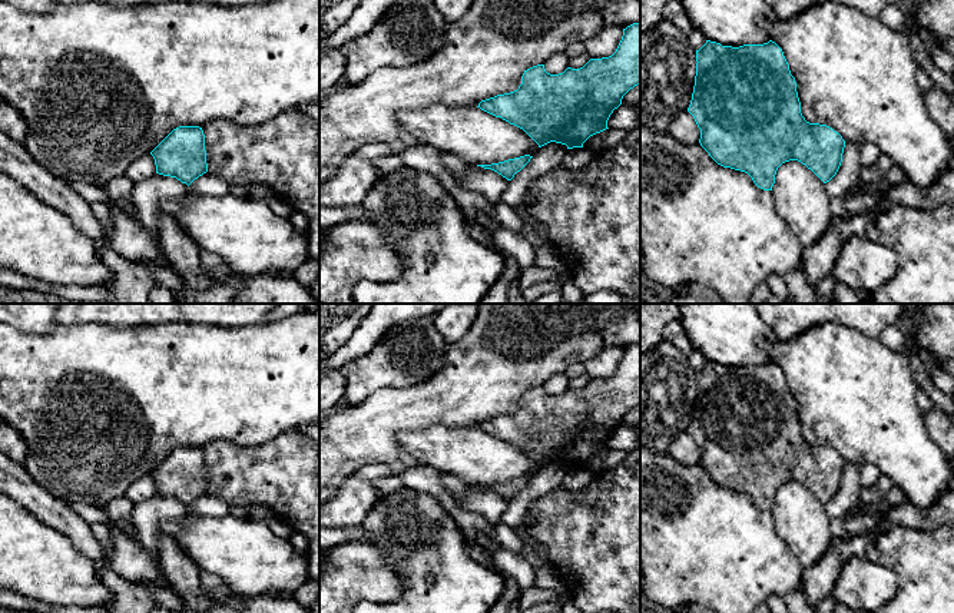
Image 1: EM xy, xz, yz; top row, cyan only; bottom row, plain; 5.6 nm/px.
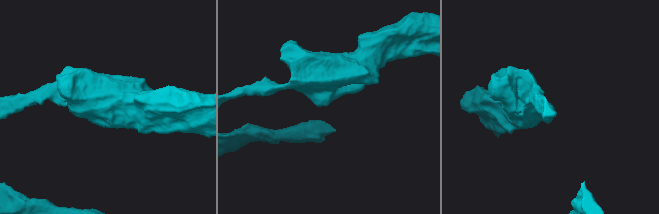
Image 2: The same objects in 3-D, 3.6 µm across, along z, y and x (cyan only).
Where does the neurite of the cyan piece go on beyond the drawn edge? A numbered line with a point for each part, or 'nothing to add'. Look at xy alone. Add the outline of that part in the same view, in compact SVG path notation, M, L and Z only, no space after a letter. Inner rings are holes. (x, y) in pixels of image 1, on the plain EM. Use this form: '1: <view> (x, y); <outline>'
nothing to add

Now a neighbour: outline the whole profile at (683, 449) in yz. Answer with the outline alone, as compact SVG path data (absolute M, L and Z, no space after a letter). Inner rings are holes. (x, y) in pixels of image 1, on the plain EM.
M688 431L675 435L668 453L682 465L696 465L700 460L700 450Z

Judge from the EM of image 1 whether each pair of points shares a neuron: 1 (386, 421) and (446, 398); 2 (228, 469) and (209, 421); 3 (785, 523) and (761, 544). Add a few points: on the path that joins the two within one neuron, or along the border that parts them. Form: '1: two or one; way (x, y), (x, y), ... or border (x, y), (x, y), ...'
1: one; way (400, 410), (431, 403)
2: two; border (249, 446), (209, 441), (202, 449)
3: two; border (769, 512), (777, 534), (797, 559)

